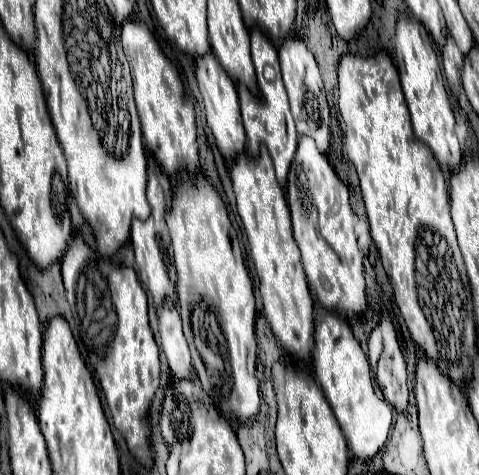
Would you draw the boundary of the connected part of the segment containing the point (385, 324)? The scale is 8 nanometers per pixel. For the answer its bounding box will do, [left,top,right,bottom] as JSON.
[369,313,407,413]

